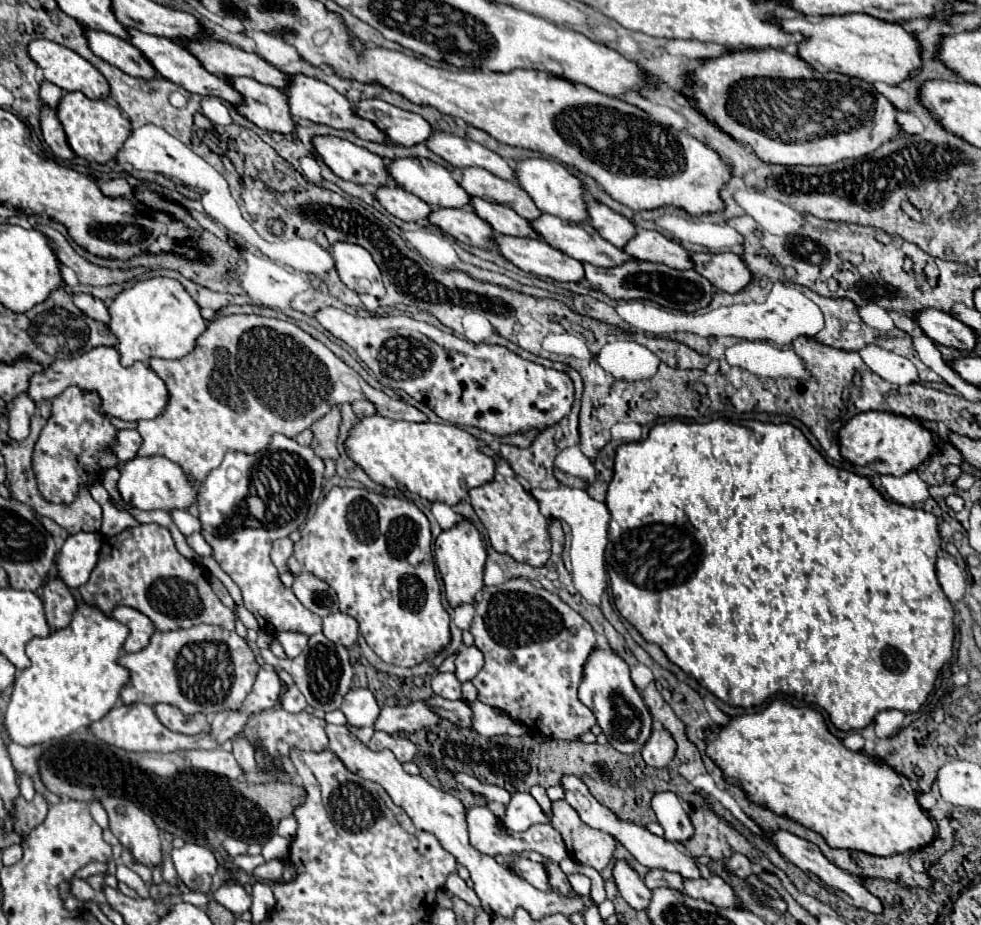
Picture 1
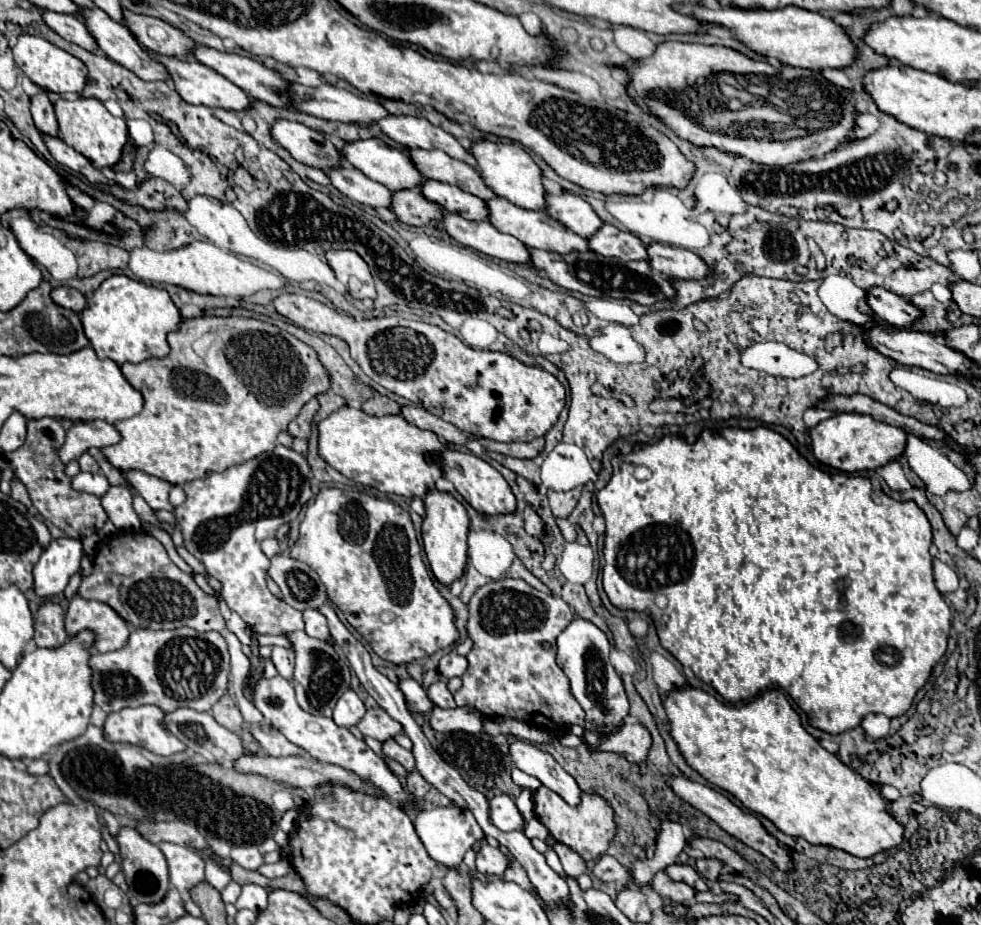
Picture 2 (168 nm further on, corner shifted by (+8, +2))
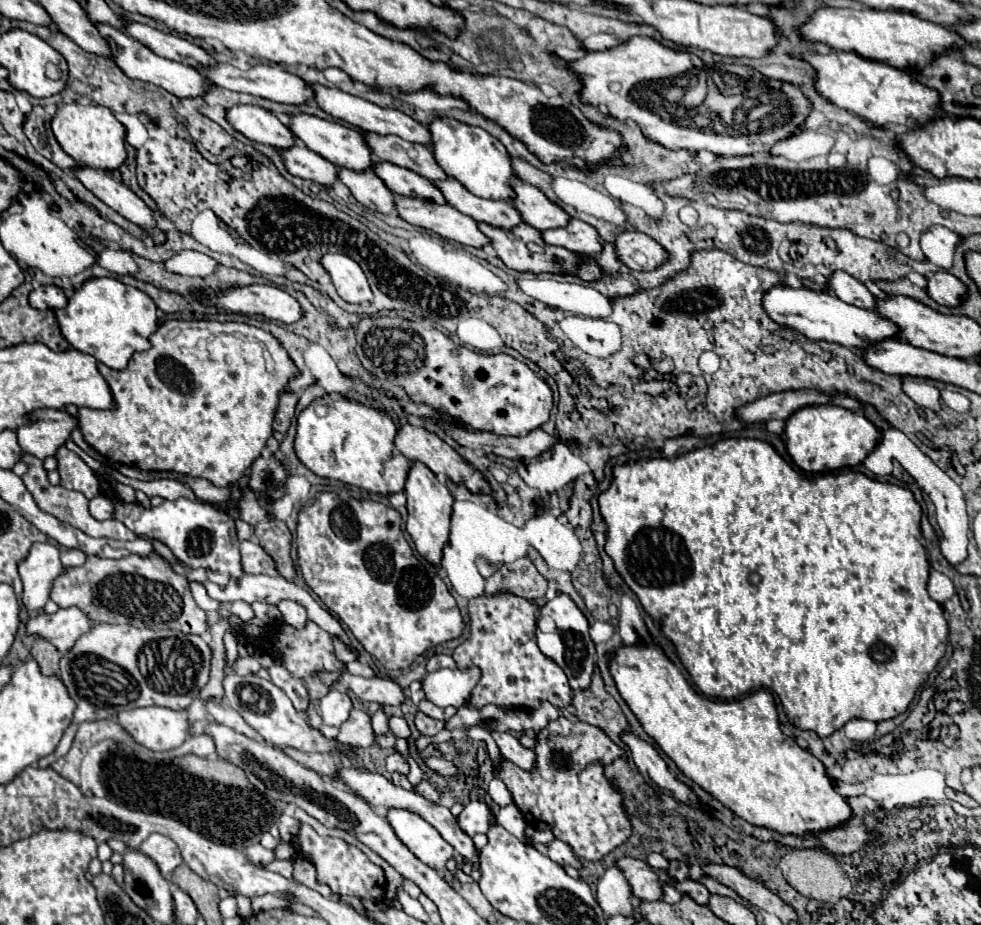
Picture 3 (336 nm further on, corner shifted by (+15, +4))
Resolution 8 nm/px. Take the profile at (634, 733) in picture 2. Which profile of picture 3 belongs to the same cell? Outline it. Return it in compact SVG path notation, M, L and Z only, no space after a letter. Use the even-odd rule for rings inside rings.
M560 716L558 720L552 720L546 728L536 732L534 752L536 752L536 768L532 768L532 772L518 768L506 758L502 758L500 768L492 768L494 776L500 778L510 790L514 804L526 816L528 824L536 828L548 826L558 840L566 842L574 850L578 858L586 860L600 860L602 856L606 856L608 852L612 852L630 838L632 826L624 810L624 796L616 792L610 780L604 776L604 766L620 758L624 752L614 742L610 742L610 738L600 728L590 726L586 722L570 722L566 716Z

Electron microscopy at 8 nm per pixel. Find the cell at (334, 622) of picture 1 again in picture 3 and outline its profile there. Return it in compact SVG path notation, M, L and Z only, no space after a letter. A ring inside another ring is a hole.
M282 600L282 602L278 602L278 610L286 624L290 624L294 628L304 628L308 616L302 606L298 606L296 602L290 602L290 600Z

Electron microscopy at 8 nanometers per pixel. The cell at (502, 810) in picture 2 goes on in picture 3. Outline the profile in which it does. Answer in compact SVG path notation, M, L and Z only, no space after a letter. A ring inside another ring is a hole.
M470 802L468 806L464 806L464 810L456 820L460 828L472 838L474 834L488 832L488 826L490 826L490 820L494 820L494 814L488 810L484 802Z

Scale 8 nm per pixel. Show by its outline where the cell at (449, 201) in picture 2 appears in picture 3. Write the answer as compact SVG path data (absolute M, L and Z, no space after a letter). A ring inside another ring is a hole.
M374 162L372 170L374 170L374 174L380 180L384 180L386 188L392 190L394 194L422 198L422 200L430 200L430 202L438 202L438 204L446 204L444 196L440 194L440 190L430 180L422 178L420 174L416 174L416 172L408 170L408 168L400 168L396 164Z

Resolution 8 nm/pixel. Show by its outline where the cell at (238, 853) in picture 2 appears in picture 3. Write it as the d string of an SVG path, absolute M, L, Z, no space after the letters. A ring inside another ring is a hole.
M252 844L252 846L246 848L246 856L248 856L250 862L266 866L274 860L274 850L266 850L262 844Z

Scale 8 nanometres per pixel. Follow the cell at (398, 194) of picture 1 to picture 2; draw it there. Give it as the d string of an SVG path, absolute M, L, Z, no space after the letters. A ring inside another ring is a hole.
M345 164L335 170L327 170L333 186L345 194L349 200L357 200L361 204L373 206L373 208L391 208L391 190L387 190L383 184L367 178L361 170Z

